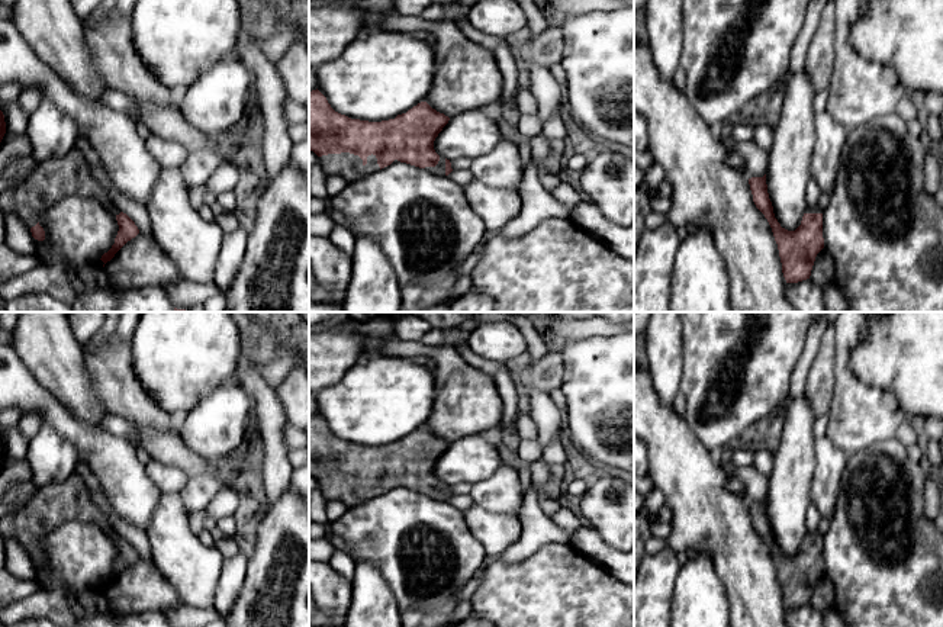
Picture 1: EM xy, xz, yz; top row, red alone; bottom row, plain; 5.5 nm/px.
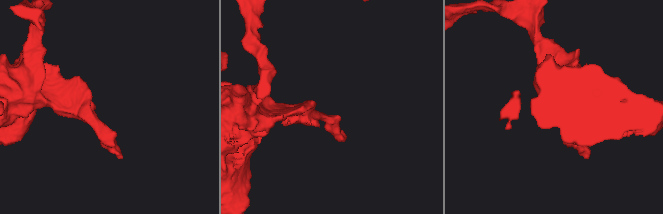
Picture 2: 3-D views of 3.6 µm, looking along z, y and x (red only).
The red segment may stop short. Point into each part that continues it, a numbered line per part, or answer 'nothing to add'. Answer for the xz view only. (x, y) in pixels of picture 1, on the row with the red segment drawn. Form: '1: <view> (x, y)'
1: xz (348, 166)

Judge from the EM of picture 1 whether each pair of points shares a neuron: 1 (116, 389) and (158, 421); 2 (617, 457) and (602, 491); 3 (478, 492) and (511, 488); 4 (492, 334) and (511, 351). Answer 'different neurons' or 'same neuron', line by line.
1: same neuron
2: different neurons
3: same neuron
4: same neuron

